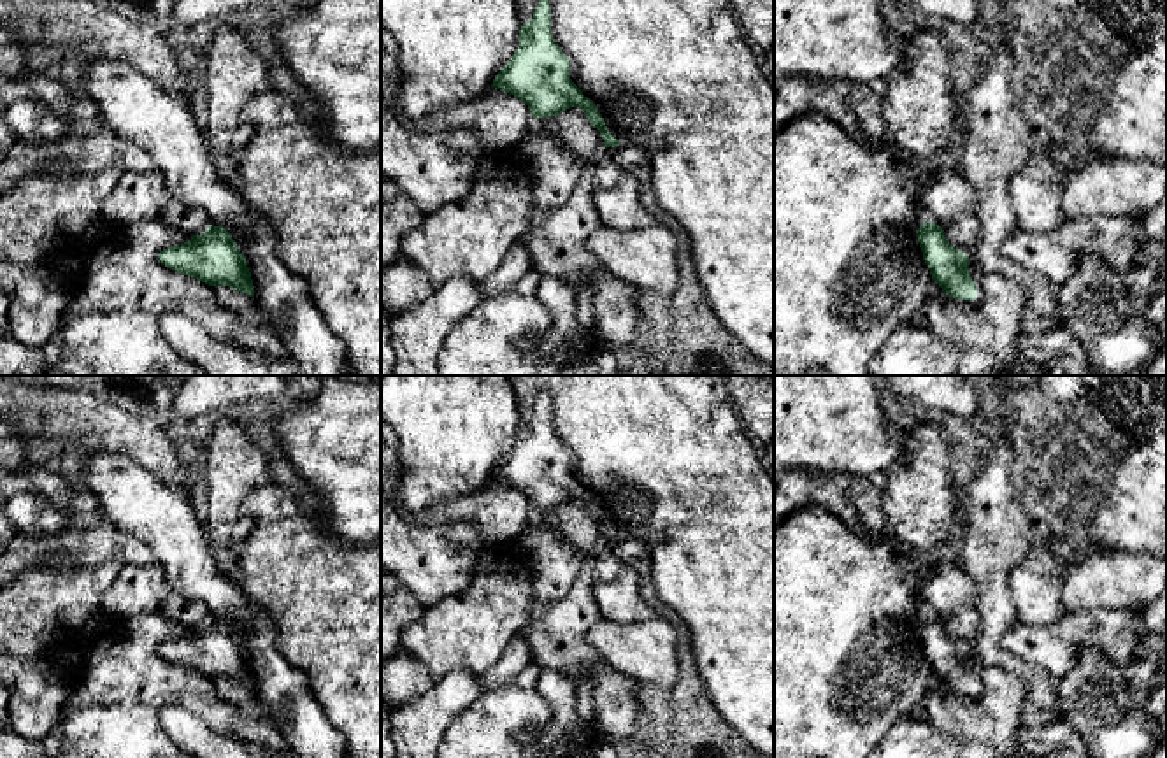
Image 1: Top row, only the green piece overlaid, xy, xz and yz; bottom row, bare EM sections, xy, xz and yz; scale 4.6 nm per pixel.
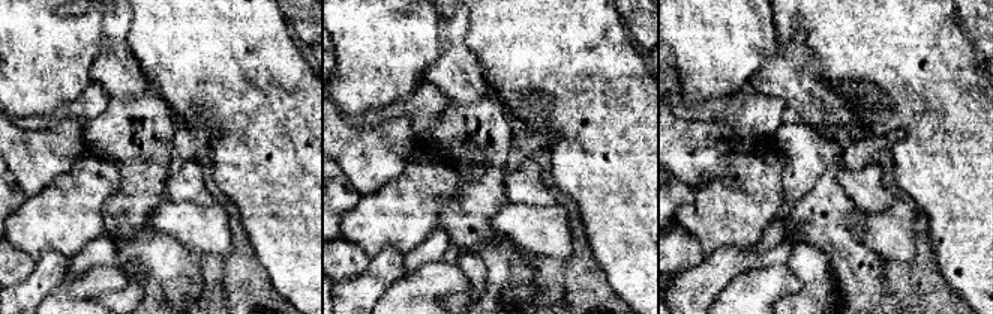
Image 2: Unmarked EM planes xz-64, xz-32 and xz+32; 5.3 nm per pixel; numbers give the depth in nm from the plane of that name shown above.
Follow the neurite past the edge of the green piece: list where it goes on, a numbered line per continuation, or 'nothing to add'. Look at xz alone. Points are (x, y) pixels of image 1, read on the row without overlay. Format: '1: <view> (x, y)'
nothing to add

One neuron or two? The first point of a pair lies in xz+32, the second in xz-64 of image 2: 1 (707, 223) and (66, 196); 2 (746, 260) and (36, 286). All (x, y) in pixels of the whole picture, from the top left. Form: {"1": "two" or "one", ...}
{"1": "one", "2": "one"}

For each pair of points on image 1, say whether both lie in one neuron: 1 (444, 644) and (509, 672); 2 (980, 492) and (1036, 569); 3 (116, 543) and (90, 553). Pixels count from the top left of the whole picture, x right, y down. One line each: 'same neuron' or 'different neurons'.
1: different neurons
2: different neurons
3: same neuron

